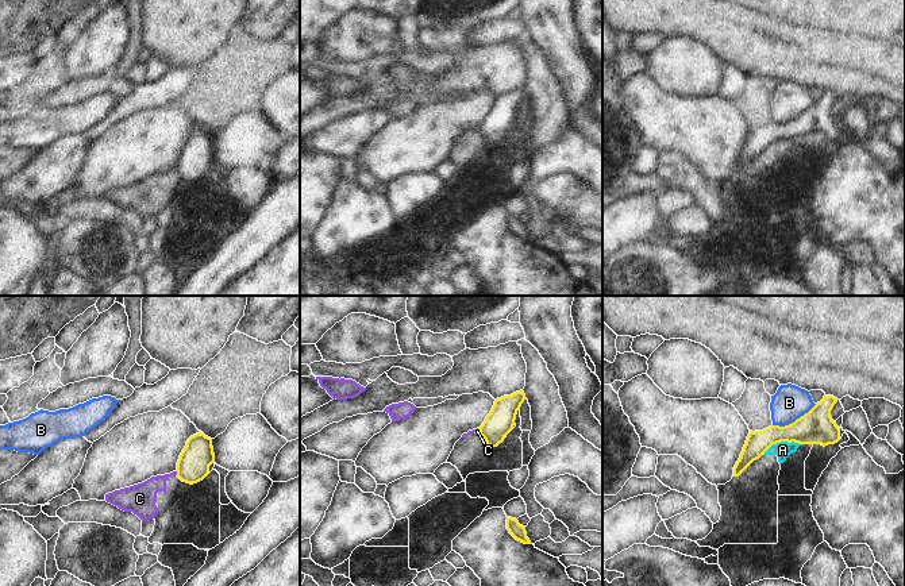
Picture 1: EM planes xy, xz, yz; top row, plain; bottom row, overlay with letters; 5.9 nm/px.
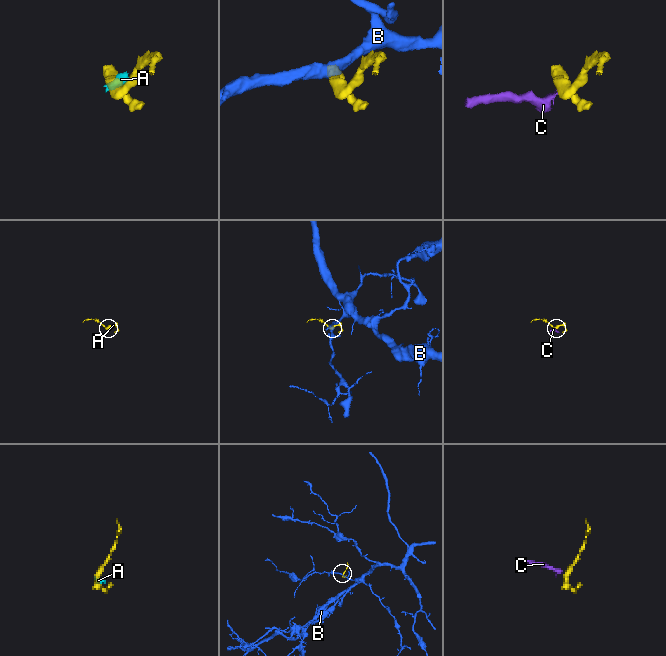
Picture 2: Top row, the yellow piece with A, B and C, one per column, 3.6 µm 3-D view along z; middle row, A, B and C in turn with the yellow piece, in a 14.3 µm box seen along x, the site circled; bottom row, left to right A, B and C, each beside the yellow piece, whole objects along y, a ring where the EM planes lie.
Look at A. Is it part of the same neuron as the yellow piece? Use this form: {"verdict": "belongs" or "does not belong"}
{"verdict": "does not belong"}

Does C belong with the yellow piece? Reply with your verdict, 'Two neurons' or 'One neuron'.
Two neurons.

